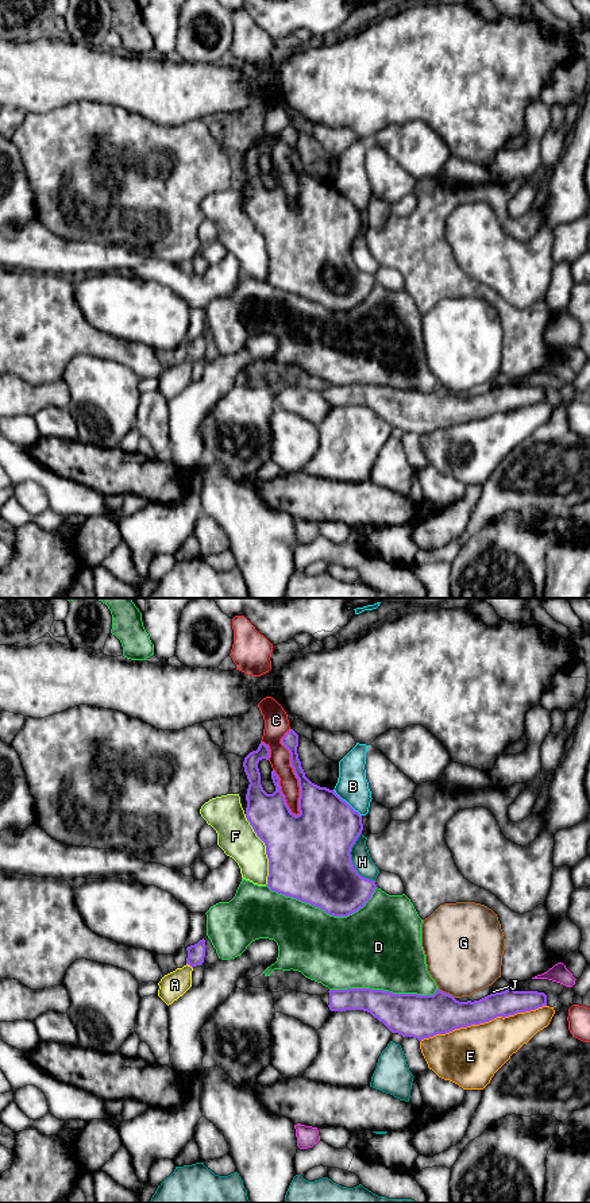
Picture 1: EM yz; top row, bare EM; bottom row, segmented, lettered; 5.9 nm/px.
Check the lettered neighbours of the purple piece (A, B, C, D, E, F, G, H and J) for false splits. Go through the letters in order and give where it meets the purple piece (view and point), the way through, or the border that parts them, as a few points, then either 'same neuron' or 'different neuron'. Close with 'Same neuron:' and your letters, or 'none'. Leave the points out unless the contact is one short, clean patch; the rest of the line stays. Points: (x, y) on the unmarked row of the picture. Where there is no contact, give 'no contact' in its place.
A: yz (189, 359) | across yz (196, 349), (189, 359), (184, 370), (174, 380) | same neuron
B: yz (346, 197) | along yz (334, 184), (361, 211) | different neuron
C: yz (293, 166) | different neuron
D: yz (324, 305) | different neuron
E: yz (482, 417) | different neuron
F: yz (266, 245) | different neuron
G: yz (444, 388) | different neuron
H: yz (351, 255) | different neuron
J: yz (494, 388) | different neuron
Same neuron: A

